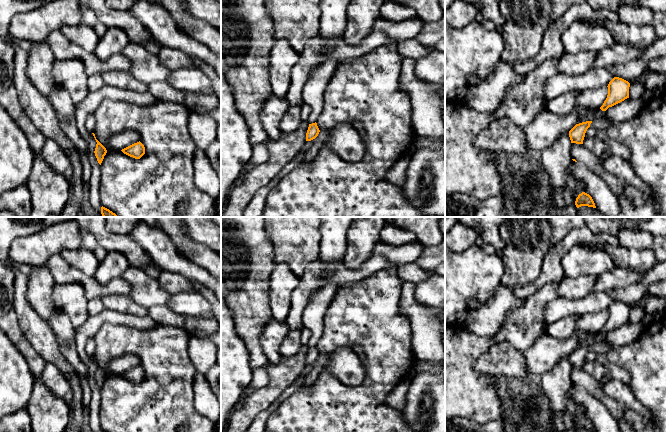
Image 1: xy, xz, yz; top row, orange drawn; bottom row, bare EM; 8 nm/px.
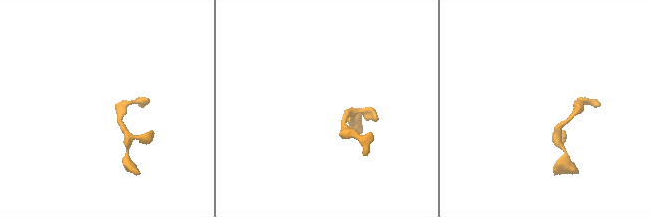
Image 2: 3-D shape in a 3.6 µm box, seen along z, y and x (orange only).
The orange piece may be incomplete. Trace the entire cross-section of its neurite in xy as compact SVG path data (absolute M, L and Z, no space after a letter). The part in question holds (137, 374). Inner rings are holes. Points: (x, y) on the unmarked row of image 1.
M125 354L111 360L109 369L130 381L140 383L145 378L145 371L140 363L141 361L136 355Z

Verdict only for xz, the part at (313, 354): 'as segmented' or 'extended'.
extended

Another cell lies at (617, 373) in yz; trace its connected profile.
M598 354L596 360L603 364L610 372L611 377L627 385L630 384L631 377L627 370L609 362L606 354Z

